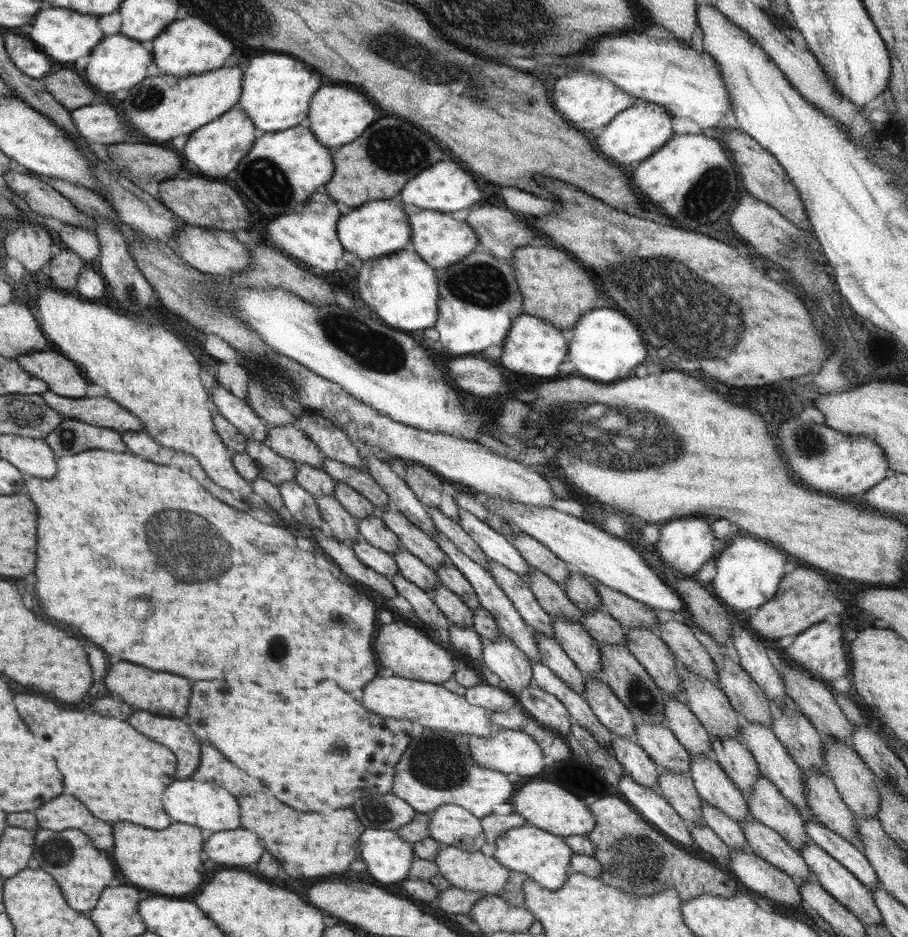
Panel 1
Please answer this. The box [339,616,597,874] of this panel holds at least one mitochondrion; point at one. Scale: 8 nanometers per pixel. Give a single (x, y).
(437, 763)

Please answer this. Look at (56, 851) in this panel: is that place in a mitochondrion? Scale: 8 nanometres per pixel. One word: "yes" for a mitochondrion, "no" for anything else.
yes

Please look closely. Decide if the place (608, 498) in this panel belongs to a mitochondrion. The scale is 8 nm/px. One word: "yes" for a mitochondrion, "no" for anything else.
no

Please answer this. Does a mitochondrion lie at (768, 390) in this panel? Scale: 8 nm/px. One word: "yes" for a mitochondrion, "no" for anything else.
no

